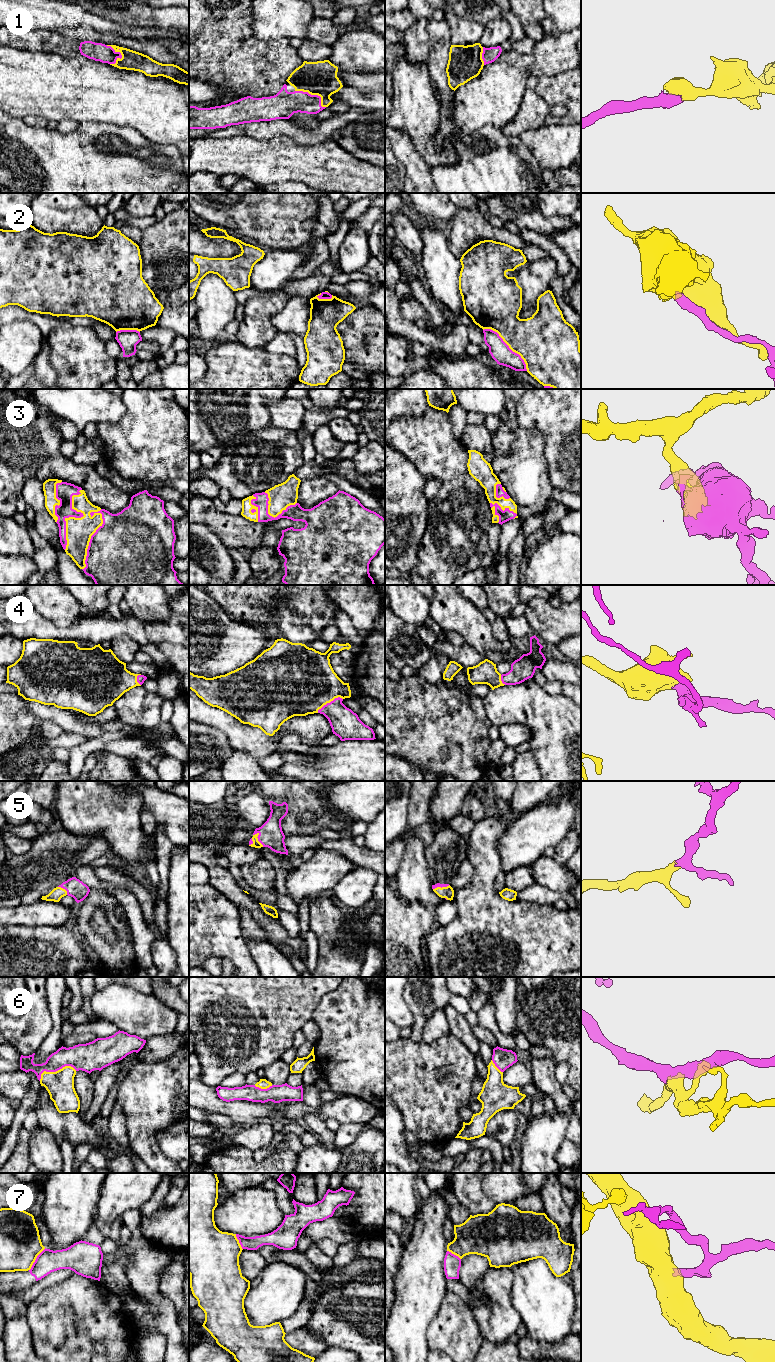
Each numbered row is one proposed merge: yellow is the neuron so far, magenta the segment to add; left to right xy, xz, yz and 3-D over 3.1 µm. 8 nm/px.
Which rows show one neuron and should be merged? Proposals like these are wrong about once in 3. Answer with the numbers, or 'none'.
1, 3, 4, 5, 6

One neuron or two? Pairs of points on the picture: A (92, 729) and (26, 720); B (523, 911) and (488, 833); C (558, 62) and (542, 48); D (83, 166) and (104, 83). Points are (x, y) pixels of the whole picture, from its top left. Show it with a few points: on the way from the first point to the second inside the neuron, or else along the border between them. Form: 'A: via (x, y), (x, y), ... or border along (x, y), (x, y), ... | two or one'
A: border along (24, 700), (24, 709), (35, 718) | two
B: via (499, 904), (486, 891), (486, 857) | one
C: via (554, 58), (546, 51) | one
D: border along (78, 124), (105, 122), (117, 126) | two

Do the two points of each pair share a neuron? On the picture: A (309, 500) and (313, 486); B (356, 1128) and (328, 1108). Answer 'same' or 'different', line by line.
A: same
B: different

